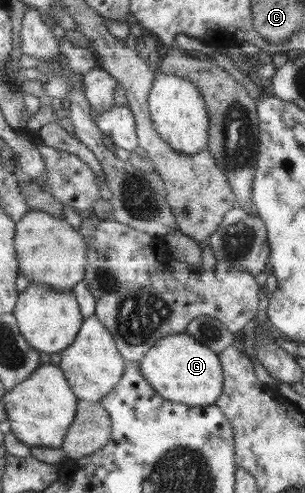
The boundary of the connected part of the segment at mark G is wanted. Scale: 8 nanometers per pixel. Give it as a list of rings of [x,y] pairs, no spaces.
[[[186,332],[158,340],[139,364],[144,379],[162,397],[174,403],[190,407],[214,405],[225,391],[225,371],[219,353]]]

